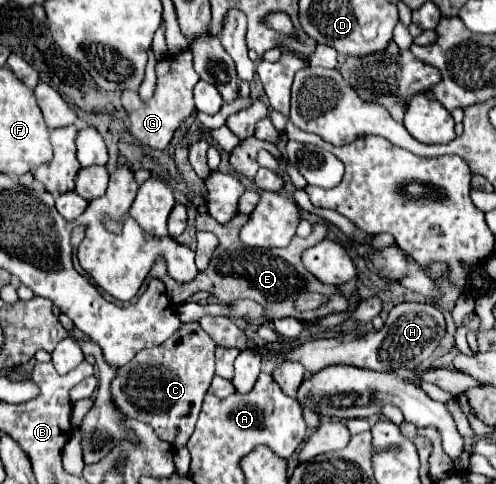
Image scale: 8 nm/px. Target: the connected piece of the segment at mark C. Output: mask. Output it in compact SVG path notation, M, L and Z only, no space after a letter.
M198 323L180 325L174 337L162 345L138 351L130 363L116 369L110 385L114 407L124 417L150 425L162 441L176 449L184 447L194 431L202 399L214 377L214 349L214 341Z

